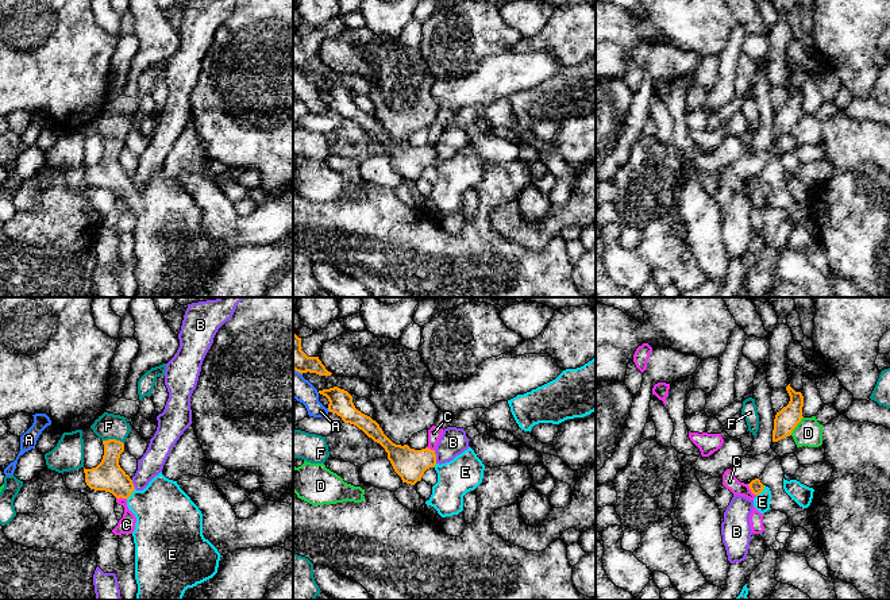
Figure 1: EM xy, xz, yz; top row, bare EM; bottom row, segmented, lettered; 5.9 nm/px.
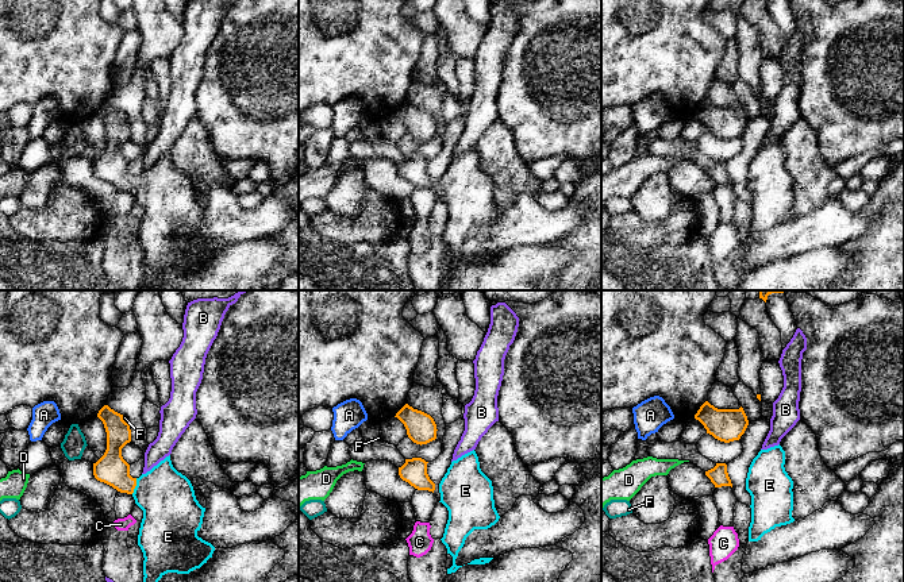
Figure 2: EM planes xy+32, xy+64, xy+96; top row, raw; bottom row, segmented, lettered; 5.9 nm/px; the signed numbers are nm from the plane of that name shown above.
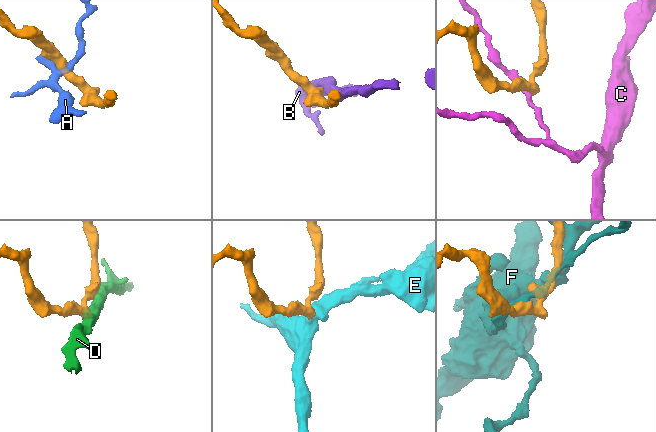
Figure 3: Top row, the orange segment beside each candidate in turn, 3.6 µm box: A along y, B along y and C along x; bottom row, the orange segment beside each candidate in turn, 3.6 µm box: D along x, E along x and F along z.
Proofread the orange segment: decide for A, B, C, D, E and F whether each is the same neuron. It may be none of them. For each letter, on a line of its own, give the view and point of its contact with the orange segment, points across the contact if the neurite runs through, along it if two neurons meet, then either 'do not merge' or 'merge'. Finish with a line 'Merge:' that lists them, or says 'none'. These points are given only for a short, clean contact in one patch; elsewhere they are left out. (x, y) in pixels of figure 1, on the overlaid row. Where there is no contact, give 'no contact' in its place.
A: contact xz (328, 410); do not merge
B: contact xz (435, 457); do not merge
C: contact yz (751, 491); border yz (747, 484), (756, 495); do not merge
D: contact yz (796, 426); do not merge
E: contact yz (762, 491); way yz (755, 485), (762, 491), (762, 502); merge
F: contact xy (114, 439); do not merge
Merge: E

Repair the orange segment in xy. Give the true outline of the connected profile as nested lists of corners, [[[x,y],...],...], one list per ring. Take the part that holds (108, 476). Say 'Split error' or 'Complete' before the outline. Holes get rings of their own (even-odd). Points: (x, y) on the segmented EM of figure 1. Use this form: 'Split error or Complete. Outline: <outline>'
Split error. Outline: [[[116,439],[103,441],[104,455],[92,469],[85,469],[85,482],[90,489],[105,491],[116,499],[126,499],[128,509],[135,515],[132,532],[135,543],[135,580],[138,584],[136,600],[182,600],[188,588],[193,588],[212,578],[217,573],[220,553],[203,535],[203,514],[190,497],[180,488],[177,481],[166,478],[162,472],[155,476],[143,491],[136,491],[130,476],[120,468],[119,458],[124,443]]]

